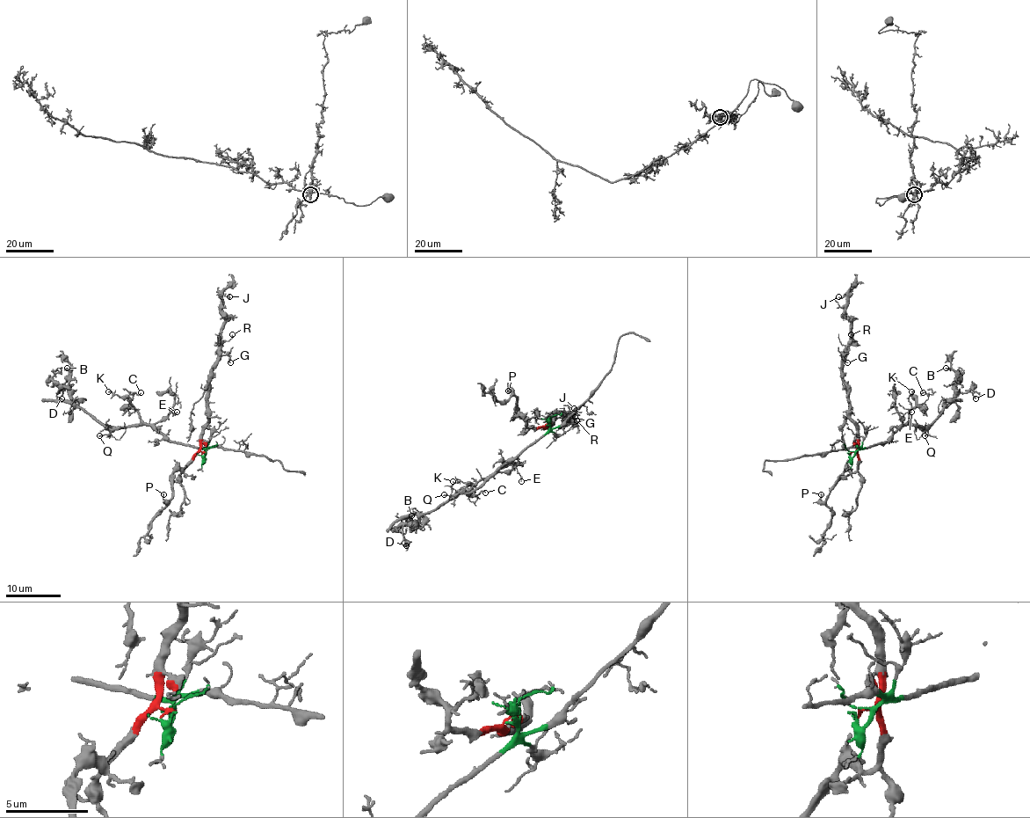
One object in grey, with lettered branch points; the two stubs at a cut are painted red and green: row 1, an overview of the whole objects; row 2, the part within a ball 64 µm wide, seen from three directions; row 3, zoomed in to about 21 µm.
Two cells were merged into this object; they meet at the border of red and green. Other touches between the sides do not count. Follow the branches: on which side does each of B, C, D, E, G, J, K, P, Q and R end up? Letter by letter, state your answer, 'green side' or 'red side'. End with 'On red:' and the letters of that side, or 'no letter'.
B: green side
C: green side
D: green side
E: green side
G: red side
J: red side
K: green side
P: red side
Q: green side
R: red side
On red: G, J, P, R

